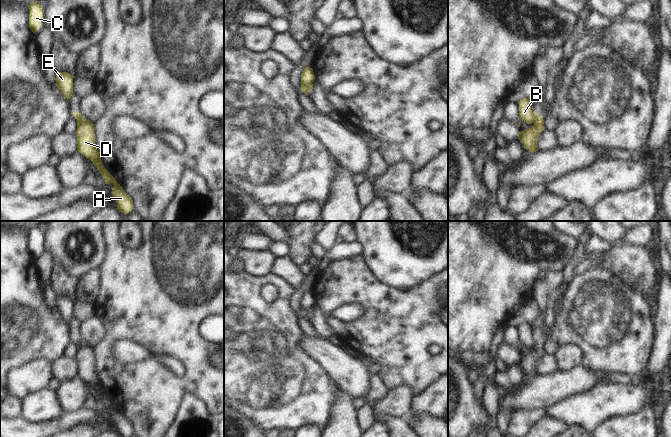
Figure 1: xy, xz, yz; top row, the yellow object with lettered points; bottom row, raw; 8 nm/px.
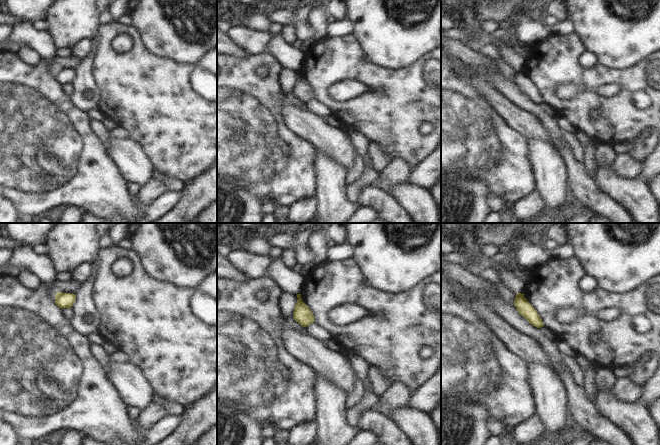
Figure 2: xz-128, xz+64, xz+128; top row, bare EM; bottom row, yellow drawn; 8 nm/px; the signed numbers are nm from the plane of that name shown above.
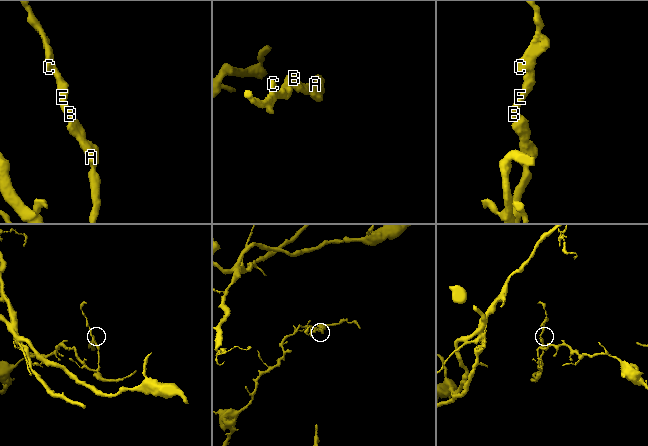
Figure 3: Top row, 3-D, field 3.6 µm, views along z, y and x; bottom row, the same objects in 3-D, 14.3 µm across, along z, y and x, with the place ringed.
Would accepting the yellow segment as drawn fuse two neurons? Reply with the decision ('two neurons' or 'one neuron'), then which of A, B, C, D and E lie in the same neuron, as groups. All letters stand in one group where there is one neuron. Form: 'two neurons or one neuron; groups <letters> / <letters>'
two neurons; groups A D / B C E

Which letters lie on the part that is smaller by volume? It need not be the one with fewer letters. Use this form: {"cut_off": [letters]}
{"cut_off": ["B", "C", "E"]}

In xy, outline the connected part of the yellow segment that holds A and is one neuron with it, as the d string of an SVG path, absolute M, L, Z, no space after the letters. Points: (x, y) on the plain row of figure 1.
M87 343L82 345L77 344L77 346L77 354L75 356L77 361L77 375L93 386L93 389L101 397L105 408L112 407L114 409L111 418L116 424L117 433L121 437L131 436L134 433L131 421L103 390L103 386L95 368L94 348Z

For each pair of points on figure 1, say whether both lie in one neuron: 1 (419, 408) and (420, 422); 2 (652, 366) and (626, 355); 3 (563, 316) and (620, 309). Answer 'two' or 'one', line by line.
1: two
2: two
3: one

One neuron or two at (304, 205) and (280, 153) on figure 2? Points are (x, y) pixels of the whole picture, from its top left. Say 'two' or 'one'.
two

